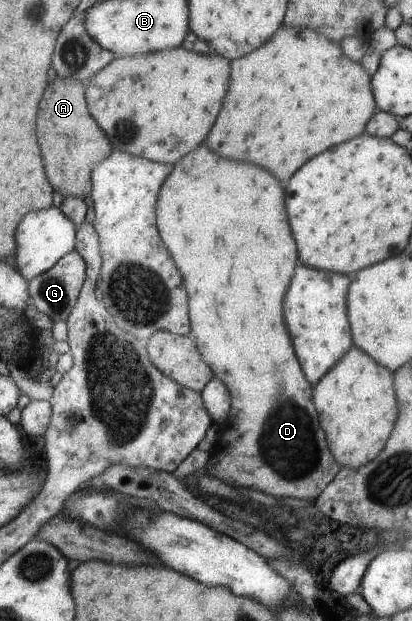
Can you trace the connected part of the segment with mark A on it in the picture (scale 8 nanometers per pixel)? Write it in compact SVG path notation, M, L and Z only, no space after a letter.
M54 79L42 93L36 115L36 137L44 161L44 173L50 185L62 196L82 198L91 190L91 171L110 155L106 135L88 113L84 101L84 85L64 79Z

